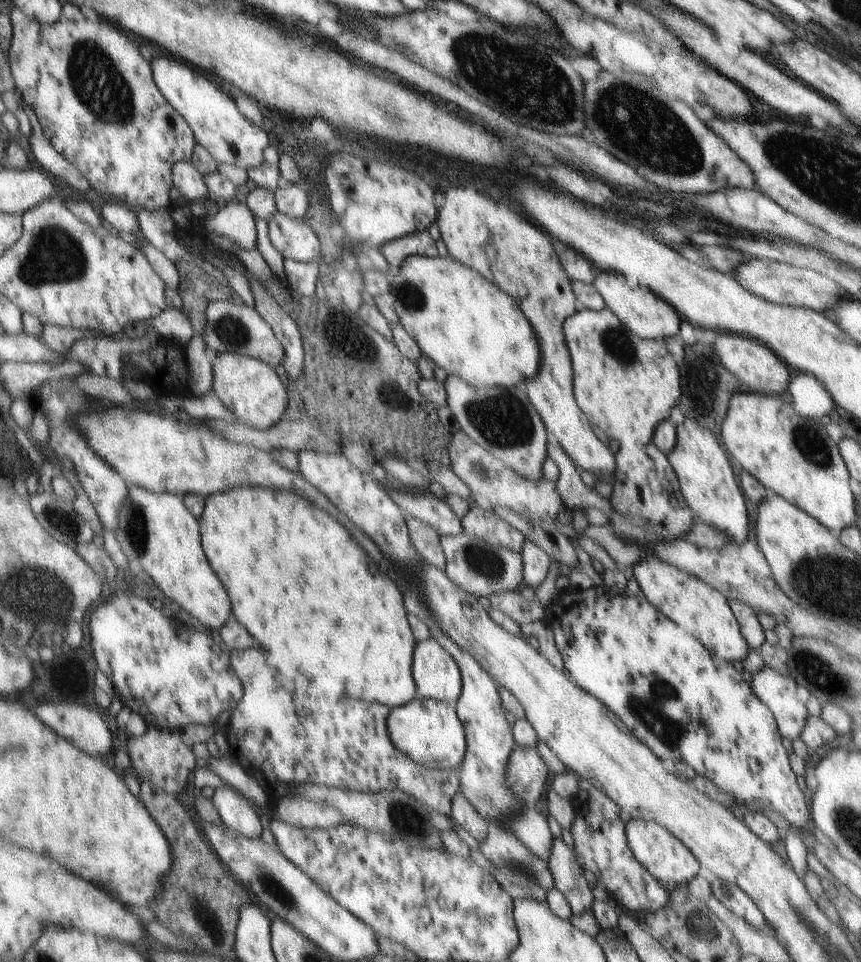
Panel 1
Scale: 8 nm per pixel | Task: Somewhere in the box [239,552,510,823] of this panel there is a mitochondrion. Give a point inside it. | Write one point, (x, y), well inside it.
(488, 795)

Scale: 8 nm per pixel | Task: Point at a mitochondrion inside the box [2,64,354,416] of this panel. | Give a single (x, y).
(55, 257)

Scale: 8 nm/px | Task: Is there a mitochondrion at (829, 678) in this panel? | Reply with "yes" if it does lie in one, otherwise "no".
yes

